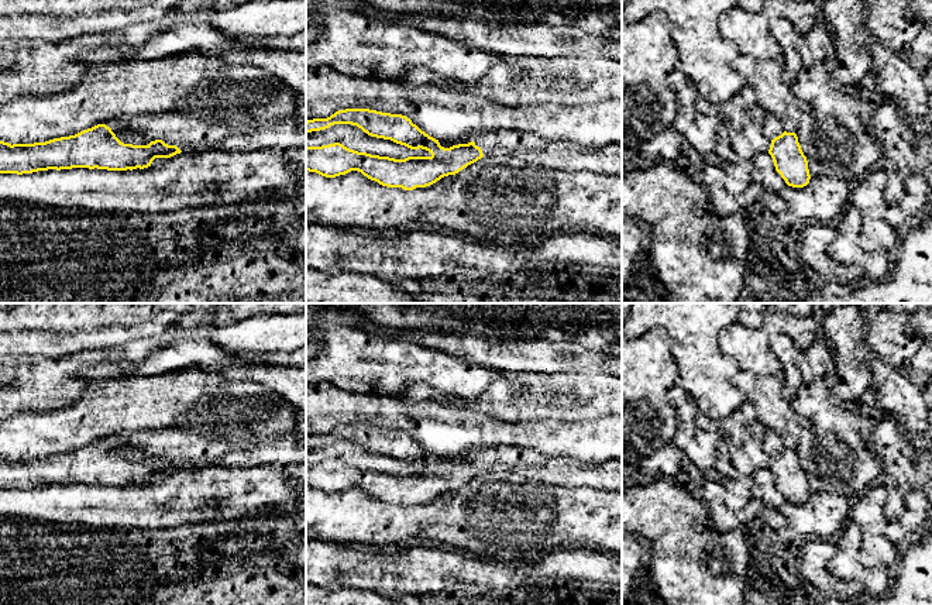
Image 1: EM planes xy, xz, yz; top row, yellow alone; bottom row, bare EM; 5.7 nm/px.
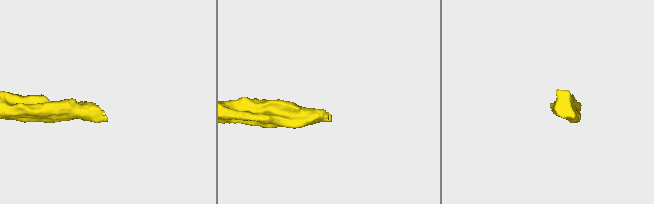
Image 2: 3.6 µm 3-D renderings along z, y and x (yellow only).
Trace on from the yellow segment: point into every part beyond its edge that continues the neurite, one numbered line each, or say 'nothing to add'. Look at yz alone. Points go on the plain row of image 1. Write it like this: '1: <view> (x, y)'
1: yz (773, 443)

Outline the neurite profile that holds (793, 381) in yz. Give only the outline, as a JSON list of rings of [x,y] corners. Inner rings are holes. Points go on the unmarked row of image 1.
[[[787,334],[770,336],[770,347],[777,354],[784,374],[784,396],[792,401],[799,386],[804,384],[797,365],[798,351]]]

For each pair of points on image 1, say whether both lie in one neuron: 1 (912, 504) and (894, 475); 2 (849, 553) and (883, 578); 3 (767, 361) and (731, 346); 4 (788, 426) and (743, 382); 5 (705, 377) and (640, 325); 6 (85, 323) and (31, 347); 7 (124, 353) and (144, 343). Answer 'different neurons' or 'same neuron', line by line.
1: different neurons
2: same neuron
3: same neuron
4: same neuron
5: same neuron
6: same neuron
7: same neuron

